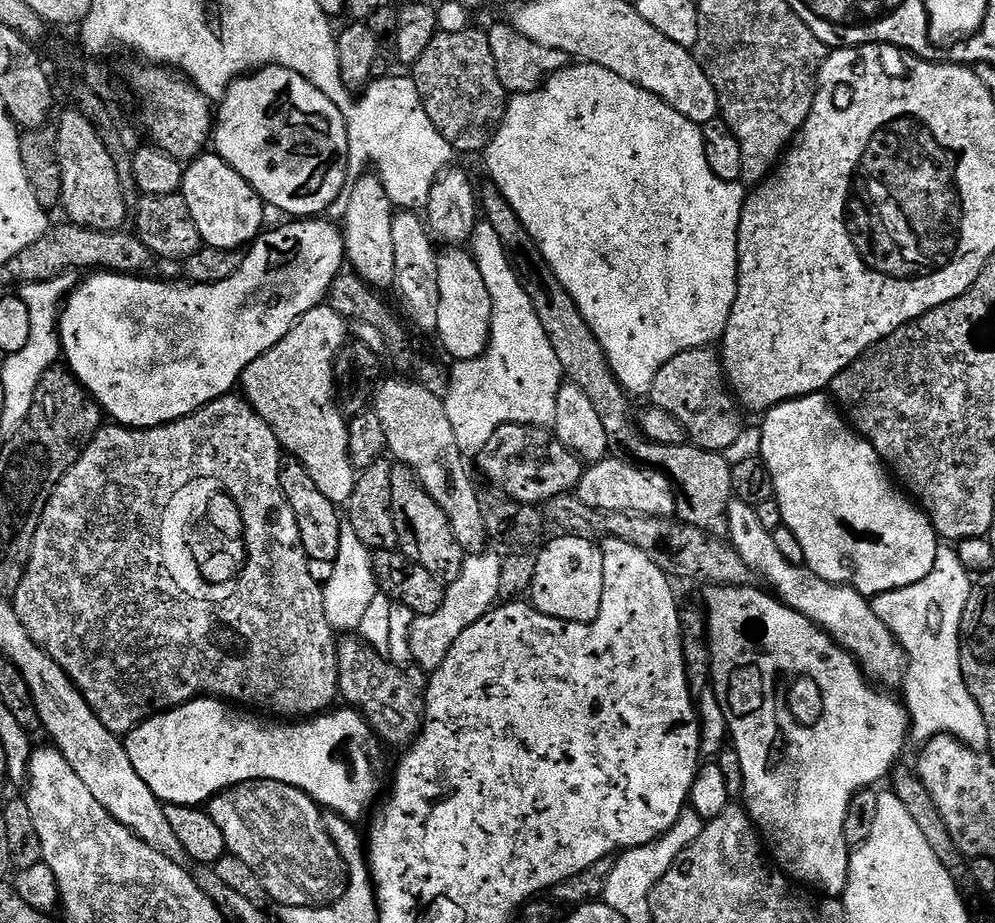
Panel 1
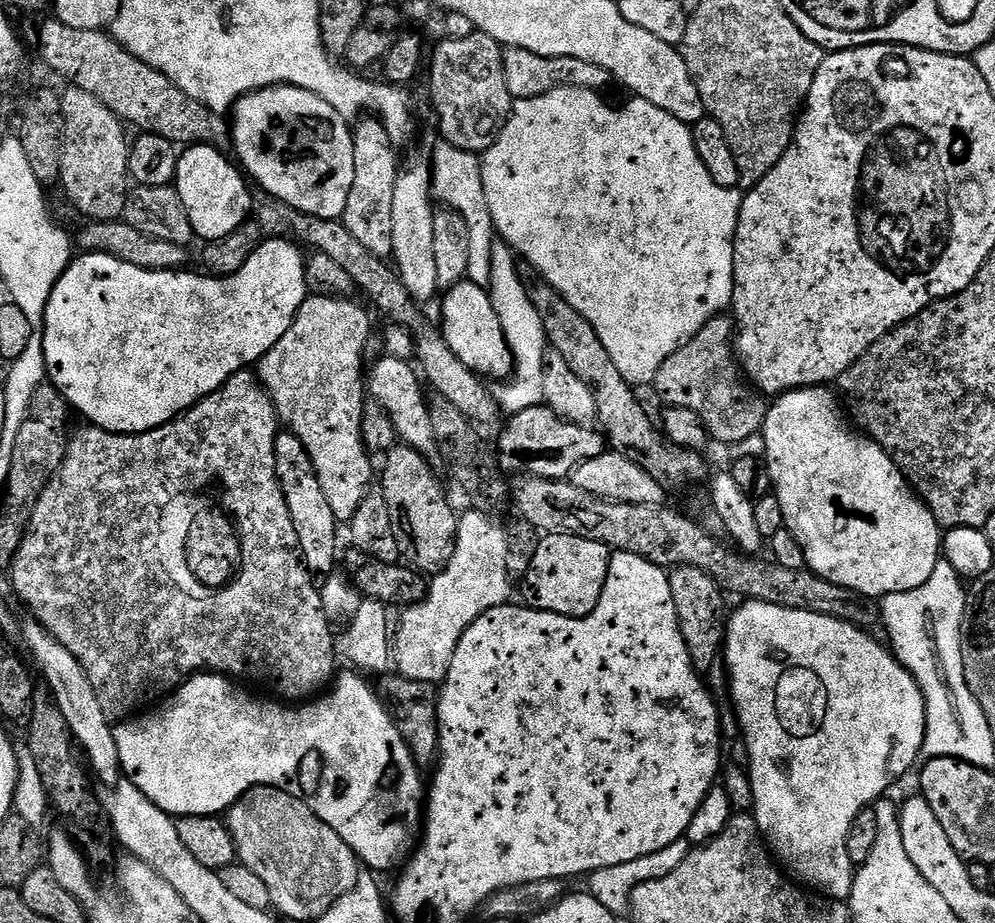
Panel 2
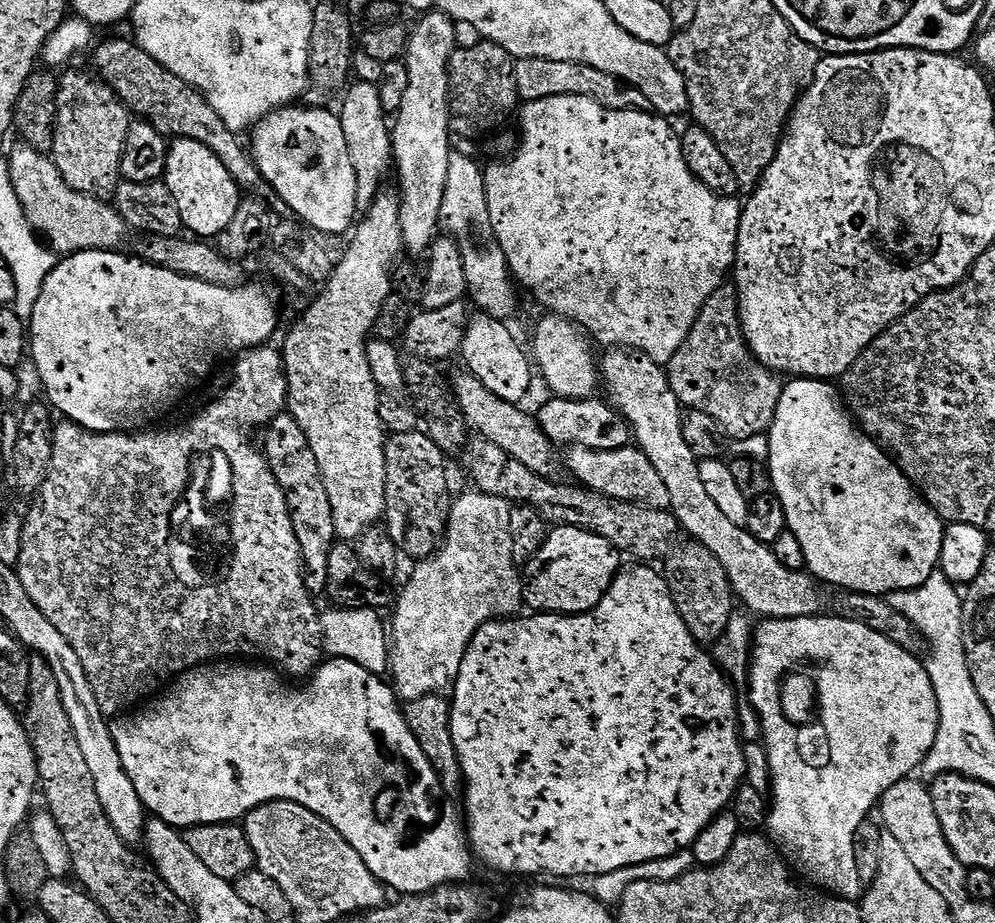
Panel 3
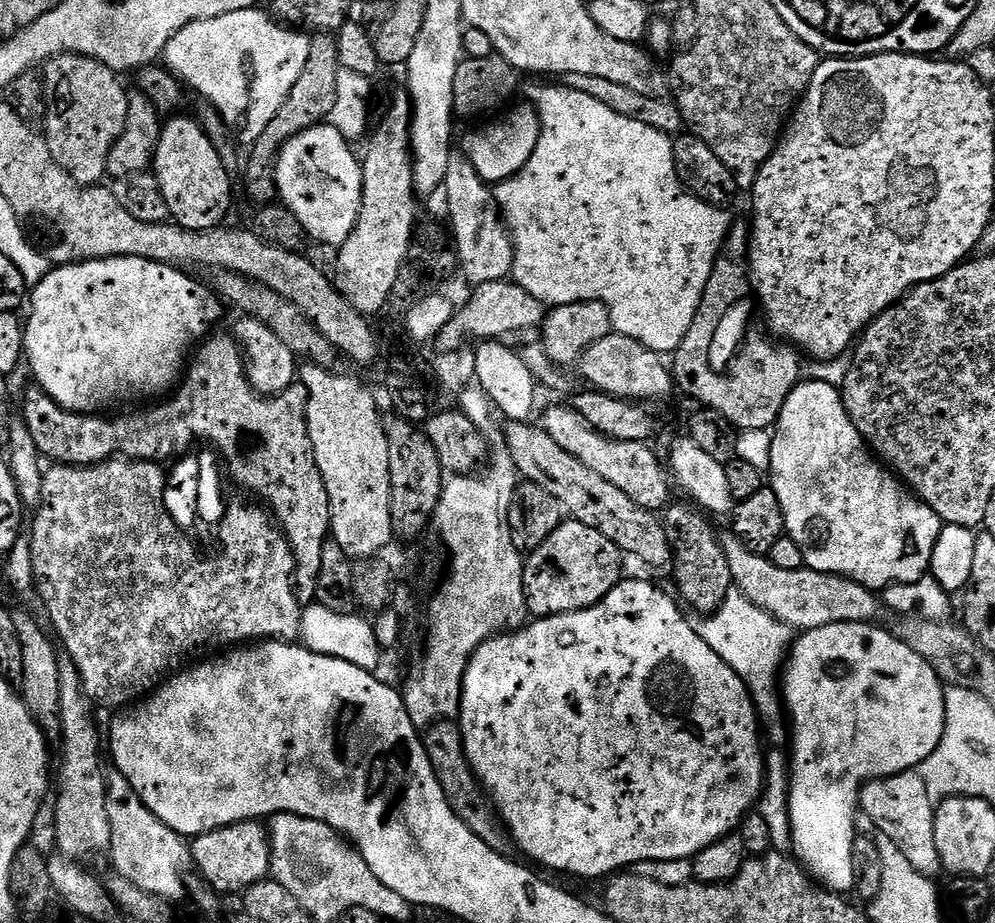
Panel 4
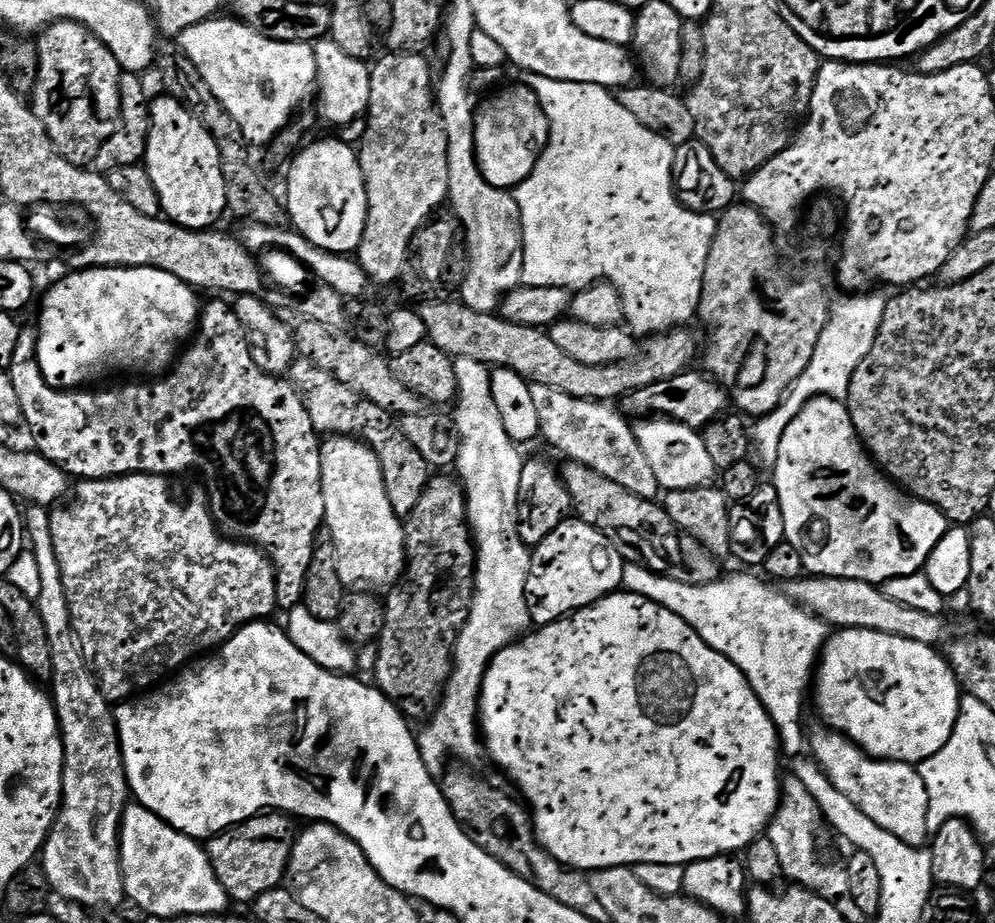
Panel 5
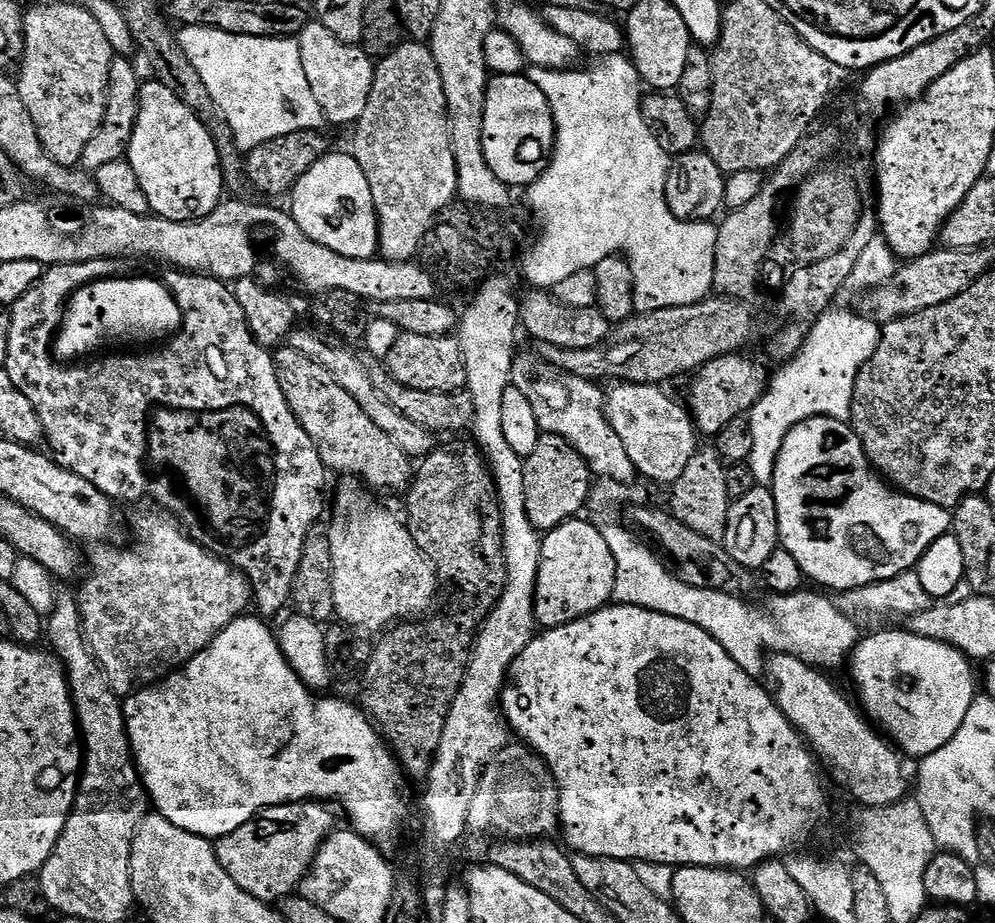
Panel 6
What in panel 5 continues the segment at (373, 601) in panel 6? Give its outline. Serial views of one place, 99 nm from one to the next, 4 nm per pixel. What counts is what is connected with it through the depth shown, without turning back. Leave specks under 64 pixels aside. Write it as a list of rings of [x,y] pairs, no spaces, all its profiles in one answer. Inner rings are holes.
[[[333,435],[320,446],[322,458],[322,498],[326,502],[324,528],[332,536],[336,551],[338,578],[342,578],[345,589],[358,592],[379,593],[379,588],[391,590],[401,583],[406,572],[406,553],[404,550],[404,526],[401,517],[390,506],[390,494],[386,494],[386,482],[382,466],[363,440],[351,435]]]

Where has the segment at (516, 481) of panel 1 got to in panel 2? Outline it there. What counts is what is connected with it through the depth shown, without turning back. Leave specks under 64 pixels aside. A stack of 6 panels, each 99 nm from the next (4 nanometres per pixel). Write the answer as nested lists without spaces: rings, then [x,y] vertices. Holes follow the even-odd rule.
[[[545,403],[530,406],[530,410],[511,413],[507,420],[508,425],[505,426],[500,441],[495,441],[494,448],[498,453],[501,469],[508,474],[513,472],[516,478],[537,476],[546,480],[567,480],[574,469],[582,466],[582,462],[590,462],[590,458],[598,458],[606,451],[603,432],[587,424],[575,424],[564,420],[558,414],[554,414],[554,410]]]

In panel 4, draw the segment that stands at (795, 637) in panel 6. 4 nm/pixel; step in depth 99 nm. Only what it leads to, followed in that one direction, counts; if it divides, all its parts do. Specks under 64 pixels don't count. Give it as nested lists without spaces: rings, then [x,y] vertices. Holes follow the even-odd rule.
[[[735,590],[729,592],[717,612],[701,615],[695,621],[694,627],[696,633],[702,638],[702,642],[706,642],[706,646],[710,646],[710,650],[714,650],[714,654],[718,654],[718,658],[722,658],[722,662],[726,662],[726,666],[730,666],[730,670],[734,670],[734,674],[742,678],[742,682],[748,688],[752,704],[756,708],[756,719],[760,722],[763,739],[767,743],[769,740],[768,744],[772,746],[783,745],[789,739],[790,732],[785,727],[786,708],[782,703],[782,692],[778,687],[778,681],[781,679],[786,657],[792,647],[793,629],[787,628],[783,622],[768,614],[766,610],[754,606],[750,598],[746,598],[741,592]]]

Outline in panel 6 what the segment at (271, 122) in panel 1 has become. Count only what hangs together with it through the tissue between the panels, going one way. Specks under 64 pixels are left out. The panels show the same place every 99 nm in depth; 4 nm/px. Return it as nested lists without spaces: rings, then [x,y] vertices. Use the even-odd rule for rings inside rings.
[[[328,152],[301,175],[290,192],[290,211],[298,226],[318,246],[330,246],[334,254],[346,254],[346,258],[371,260],[380,246],[374,194],[370,194],[370,182],[366,182],[366,174],[362,174],[355,156],[344,152]]]

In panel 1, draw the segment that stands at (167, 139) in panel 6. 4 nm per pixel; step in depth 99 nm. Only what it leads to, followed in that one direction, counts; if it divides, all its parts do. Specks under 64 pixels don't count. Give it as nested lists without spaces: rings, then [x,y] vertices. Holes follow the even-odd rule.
[[[201,154],[185,167],[182,195],[190,210],[190,218],[194,218],[194,226],[198,226],[201,241],[209,248],[240,250],[251,245],[252,241],[265,231],[264,211],[266,211],[266,205],[264,201],[248,185],[246,178],[242,178],[242,174],[238,174],[218,155]]]

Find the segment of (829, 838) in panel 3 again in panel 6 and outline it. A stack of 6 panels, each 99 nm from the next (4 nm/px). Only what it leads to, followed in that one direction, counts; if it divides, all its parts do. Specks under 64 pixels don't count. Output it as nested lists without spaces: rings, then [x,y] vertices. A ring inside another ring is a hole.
[[[907,630],[865,635],[852,651],[851,664],[852,680],[856,683],[857,694],[860,695],[859,707],[873,725],[883,729],[887,739],[905,757],[908,755],[923,758],[934,754],[934,750],[946,746],[946,742],[950,742],[954,734],[958,734],[958,726],[962,726],[966,710],[970,710],[973,700],[978,695],[978,676],[977,673],[976,676],[972,673],[973,661],[942,642],[915,636]]]

